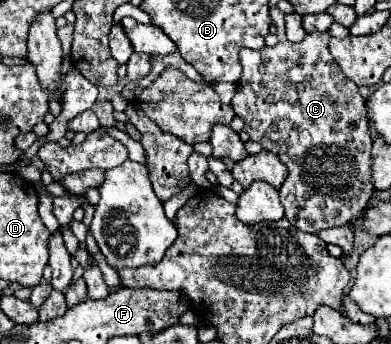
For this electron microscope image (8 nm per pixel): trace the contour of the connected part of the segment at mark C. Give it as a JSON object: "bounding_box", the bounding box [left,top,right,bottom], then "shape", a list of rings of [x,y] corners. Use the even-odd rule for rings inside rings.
{"bounding_box":[232,33,374,233],"shape":[[[308,33],[304,41],[300,43],[278,43],[274,47],[262,47],[258,51],[254,49],[242,49],[240,51],[240,61],[242,61],[242,79],[238,81],[238,91],[232,99],[232,107],[236,111],[238,117],[244,119],[244,131],[250,135],[250,139],[258,141],[266,151],[272,151],[280,157],[280,161],[288,167],[288,177],[286,181],[282,183],[280,187],[280,201],[286,209],[286,219],[290,223],[294,223],[294,227],[298,227],[300,231],[304,233],[318,233],[322,229],[328,229],[328,227],[342,227],[342,225],[348,225],[350,221],[354,219],[360,219],[360,215],[364,213],[372,193],[374,193],[374,185],[372,185],[372,157],[370,157],[370,149],[372,149],[372,137],[370,137],[370,131],[368,131],[368,115],[366,115],[366,101],[362,99],[362,95],[358,93],[358,87],[356,83],[350,83],[350,79],[346,79],[338,67],[338,63],[334,63],[330,51],[328,51],[328,41],[330,41],[330,35],[328,33]]]}

